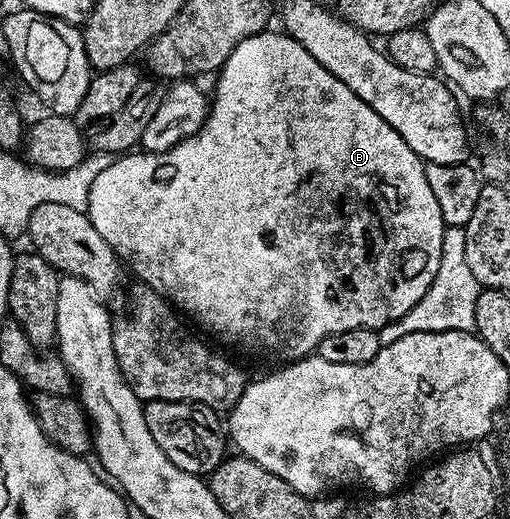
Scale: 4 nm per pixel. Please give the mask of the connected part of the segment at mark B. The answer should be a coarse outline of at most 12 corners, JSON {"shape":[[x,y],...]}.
{"shape":[[299,41],[91,185],[99,237],[292,361],[439,273],[407,141]]}

